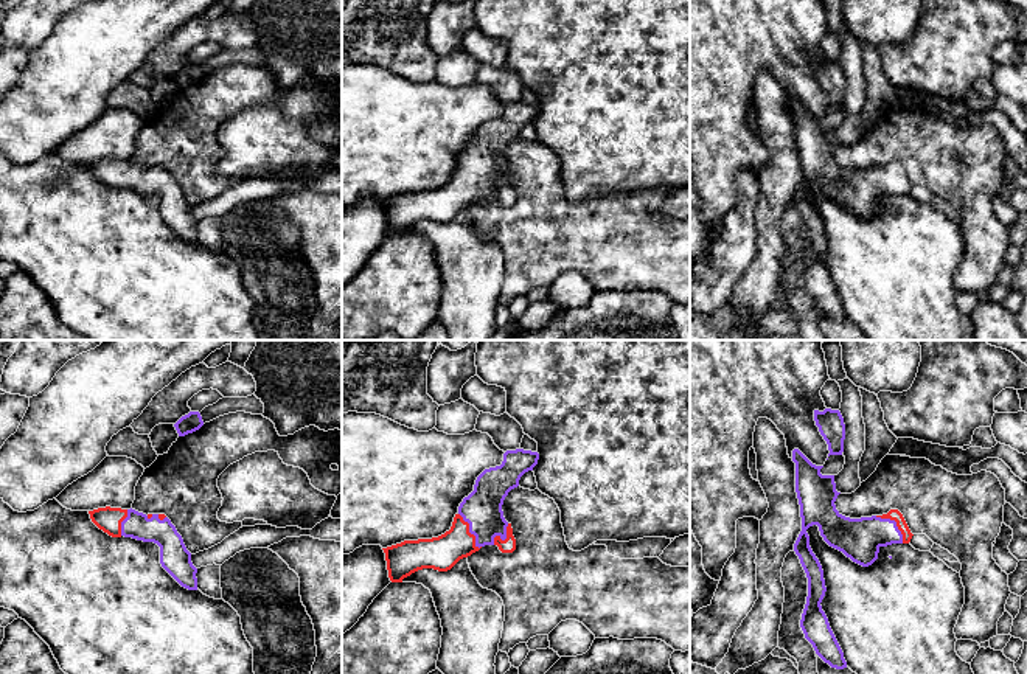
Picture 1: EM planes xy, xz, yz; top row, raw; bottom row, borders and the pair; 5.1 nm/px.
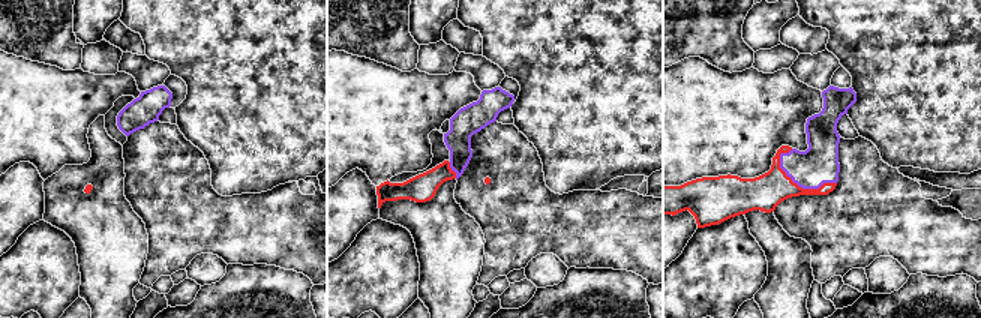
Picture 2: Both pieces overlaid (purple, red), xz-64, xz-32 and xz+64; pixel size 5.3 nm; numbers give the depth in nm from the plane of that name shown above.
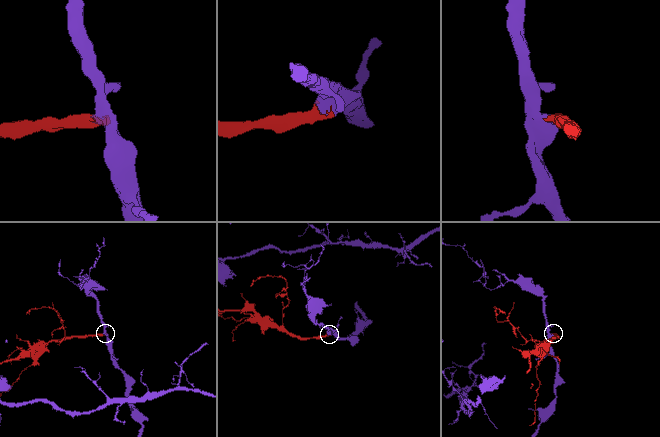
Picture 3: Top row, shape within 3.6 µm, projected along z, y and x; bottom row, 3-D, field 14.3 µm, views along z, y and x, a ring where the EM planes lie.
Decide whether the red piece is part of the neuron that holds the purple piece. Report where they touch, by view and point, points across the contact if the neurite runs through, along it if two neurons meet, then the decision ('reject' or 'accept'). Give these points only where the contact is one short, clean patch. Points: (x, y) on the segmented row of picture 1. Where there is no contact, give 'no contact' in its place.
contact xz (469, 531); way xz (482, 508), (480, 521), (469, 531), (442, 553); accept

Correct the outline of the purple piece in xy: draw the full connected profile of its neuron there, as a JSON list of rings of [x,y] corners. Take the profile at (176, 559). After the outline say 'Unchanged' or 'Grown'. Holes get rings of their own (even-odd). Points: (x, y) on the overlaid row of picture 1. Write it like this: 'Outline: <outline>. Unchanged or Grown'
Outline: [[[98,508],[89,511],[92,522],[112,537],[132,537],[143,542],[154,542],[160,547],[162,567],[185,589],[197,590],[197,568],[191,562],[191,553],[186,550],[182,536],[165,514],[143,514],[135,509]]]. Grown

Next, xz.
Outline: [[[507,450],[500,466],[485,469],[477,477],[474,491],[460,503],[449,531],[438,537],[404,540],[382,548],[390,581],[402,582],[423,568],[447,572],[485,545],[497,545],[502,553],[513,553],[516,539],[511,523],[503,517],[502,505],[538,460],[538,452]]]. Grown

